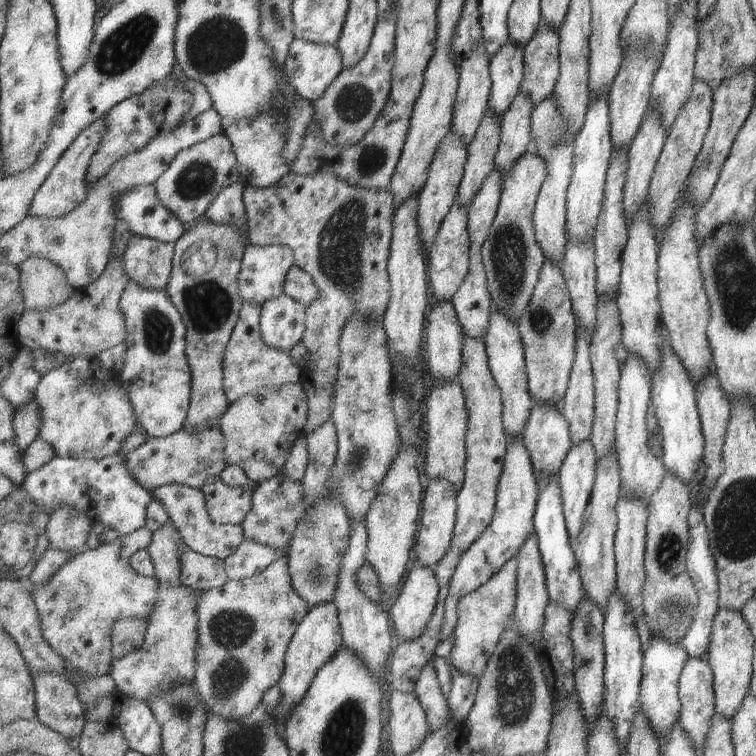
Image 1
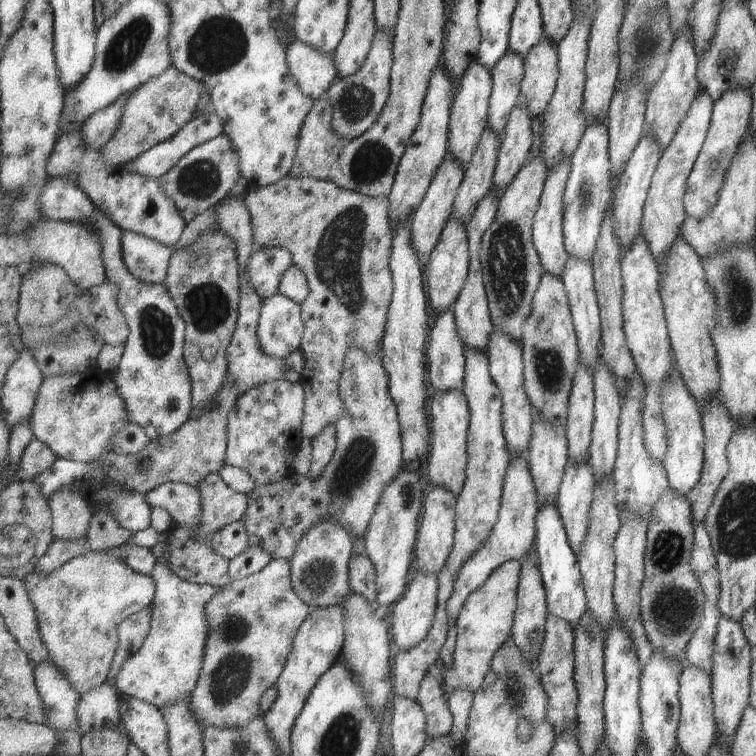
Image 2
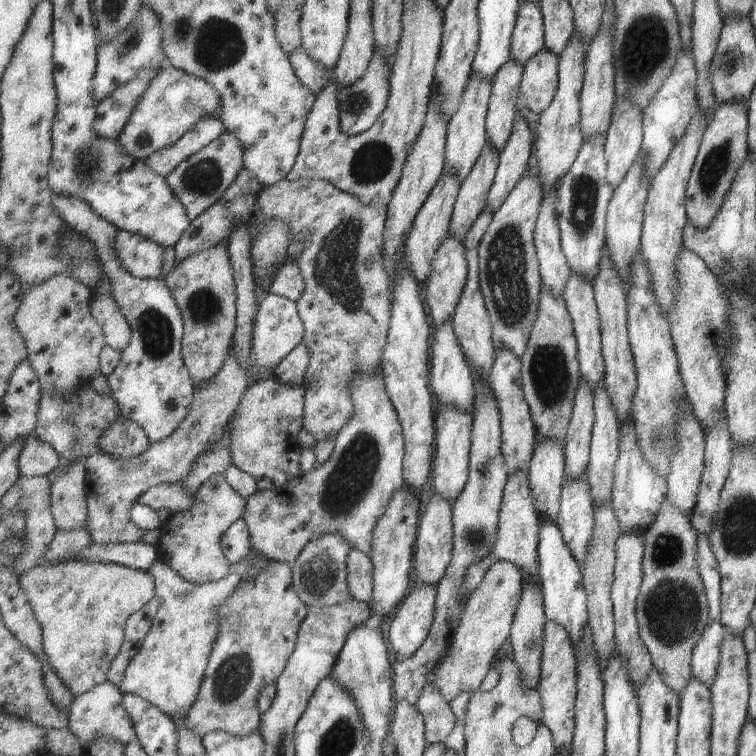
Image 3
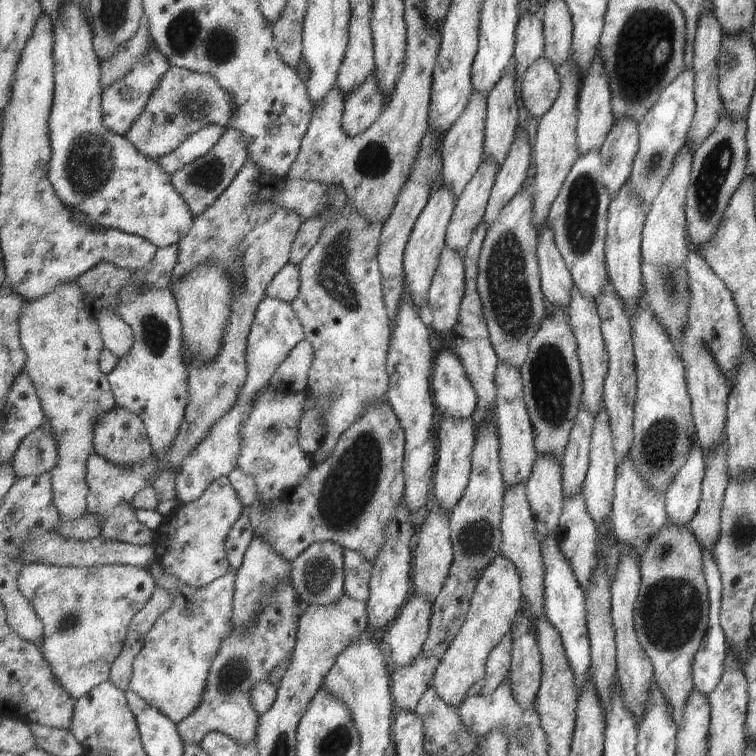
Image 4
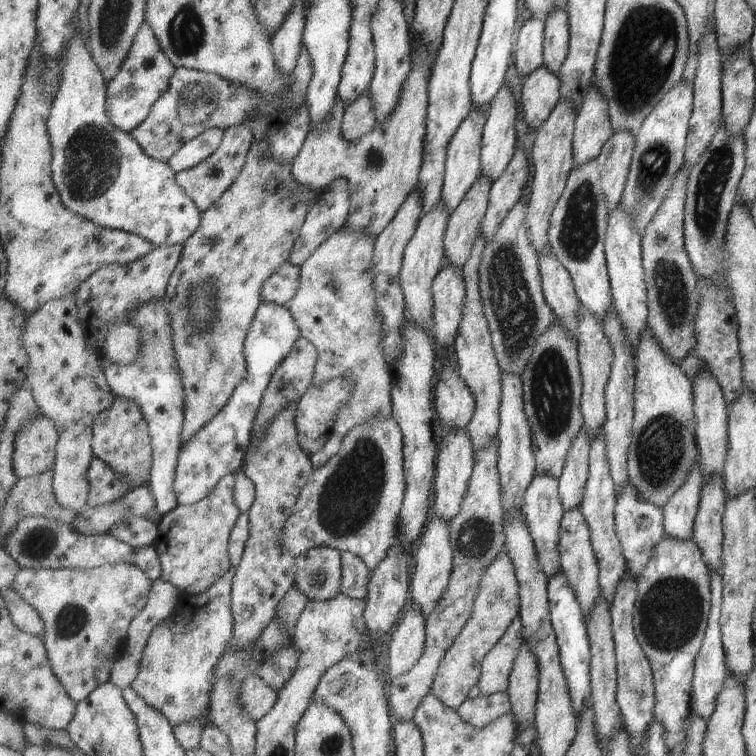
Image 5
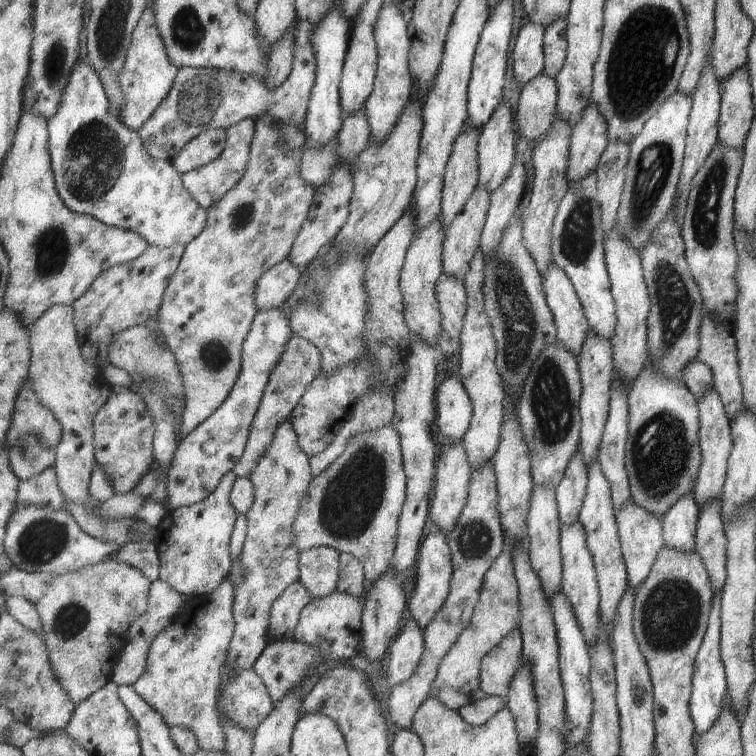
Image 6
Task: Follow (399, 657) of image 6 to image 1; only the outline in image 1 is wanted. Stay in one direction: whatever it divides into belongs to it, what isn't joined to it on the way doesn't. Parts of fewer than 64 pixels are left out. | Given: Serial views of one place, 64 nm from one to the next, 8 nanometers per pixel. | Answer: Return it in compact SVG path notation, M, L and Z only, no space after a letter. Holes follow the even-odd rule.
M414 562L389 613L402 642L417 640L429 626L438 606L440 586L435 571Z

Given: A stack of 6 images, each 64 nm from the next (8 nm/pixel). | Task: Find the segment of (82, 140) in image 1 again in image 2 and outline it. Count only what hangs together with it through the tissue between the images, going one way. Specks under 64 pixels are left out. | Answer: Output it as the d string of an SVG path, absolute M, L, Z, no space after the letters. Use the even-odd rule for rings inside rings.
M134 92L123 94L121 98L117 98L111 106L99 110L97 114L93 114L86 124L83 126L83 142L87 148L95 148L95 150L103 149L103 146L115 136L125 106L129 102L129 98L133 96ZM47 178L47 184L45 184L45 188L41 192L41 200L39 200L39 210L47 219L85 222L85 224L91 222L91 230L99 232L99 240L103 244L106 278L109 278L113 284L117 284L121 288L119 290L119 305L126 316L130 330L130 338L124 345L125 353L122 356L119 369L113 374L113 380L119 386L119 394L127 404L131 420L146 431L151 441L174 434L191 419L193 388L191 374L184 358L186 323L183 321L171 294L169 294L169 290L164 284L141 282L129 273L122 258L122 229L114 224L108 215L101 214L101 210L95 207L93 200L89 198L89 194L85 190L81 190L81 186L75 180L71 180L71 178Z

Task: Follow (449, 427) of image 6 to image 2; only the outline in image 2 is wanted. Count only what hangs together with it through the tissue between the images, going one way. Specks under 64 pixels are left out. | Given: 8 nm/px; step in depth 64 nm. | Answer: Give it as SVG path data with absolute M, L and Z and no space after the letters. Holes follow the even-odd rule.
M449 306L447 312L439 312L435 319L435 326L431 330L431 340L427 346L429 366L429 378L434 392L449 392L449 390L461 390L465 388L465 374L467 374L467 362L465 354L465 342L459 336L454 306Z

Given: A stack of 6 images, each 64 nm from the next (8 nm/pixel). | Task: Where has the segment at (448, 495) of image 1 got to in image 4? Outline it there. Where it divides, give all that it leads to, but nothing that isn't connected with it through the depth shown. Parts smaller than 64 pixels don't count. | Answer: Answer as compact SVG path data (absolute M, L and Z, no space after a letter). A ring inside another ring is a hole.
M440 505L428 513L427 520L418 530L415 546L415 592L425 597L433 605L450 578L450 568L454 565L454 543L450 514Z

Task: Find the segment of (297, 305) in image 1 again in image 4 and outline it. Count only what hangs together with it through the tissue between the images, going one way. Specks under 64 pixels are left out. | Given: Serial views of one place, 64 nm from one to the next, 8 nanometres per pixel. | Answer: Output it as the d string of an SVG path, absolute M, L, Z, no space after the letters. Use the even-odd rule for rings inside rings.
M264 298L255 313L254 325L248 337L246 361L248 377L239 391L235 406L227 411L207 433L207 436L187 455L176 476L176 491L181 504L198 501L218 478L228 477L239 468L242 456L242 434L254 412L256 401L278 372L291 351L306 338L304 326L291 303Z

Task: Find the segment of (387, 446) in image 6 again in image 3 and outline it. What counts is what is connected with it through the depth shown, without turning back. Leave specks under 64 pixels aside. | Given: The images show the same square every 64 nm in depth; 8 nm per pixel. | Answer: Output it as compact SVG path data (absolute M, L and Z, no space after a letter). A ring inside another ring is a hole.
M380 370L375 375L362 373L352 383L355 414L335 438L336 445L330 459L310 473L305 473L285 486L260 490L246 499L243 518L250 528L252 546L273 561L293 564L314 537L341 535L353 549L370 555L374 549L374 531L386 514L391 499L405 484L404 461L406 440L398 411L389 398L386 380Z

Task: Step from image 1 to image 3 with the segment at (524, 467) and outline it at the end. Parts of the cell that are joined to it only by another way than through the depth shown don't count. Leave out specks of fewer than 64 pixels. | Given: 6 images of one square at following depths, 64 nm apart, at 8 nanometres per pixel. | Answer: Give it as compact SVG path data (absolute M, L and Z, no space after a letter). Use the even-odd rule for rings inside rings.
M515 473L509 478L506 484L504 499L502 502L502 512L498 524L498 541L496 542L494 552L486 557L484 561L477 565L471 565L468 569L466 578L466 592L463 595L469 595L472 590L483 582L490 566L497 560L509 560L519 569L522 569L523 581L532 579L535 583L541 582L539 566L539 539L542 528L542 519L538 510L535 508L534 494L530 487L530 478L527 473Z

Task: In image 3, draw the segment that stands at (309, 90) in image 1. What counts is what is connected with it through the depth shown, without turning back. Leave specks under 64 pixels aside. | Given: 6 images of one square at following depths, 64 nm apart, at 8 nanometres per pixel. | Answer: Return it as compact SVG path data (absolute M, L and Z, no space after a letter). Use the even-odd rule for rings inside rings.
M302 46L289 55L289 60L302 83L314 94L329 84L329 78L333 78L333 75L320 67Z

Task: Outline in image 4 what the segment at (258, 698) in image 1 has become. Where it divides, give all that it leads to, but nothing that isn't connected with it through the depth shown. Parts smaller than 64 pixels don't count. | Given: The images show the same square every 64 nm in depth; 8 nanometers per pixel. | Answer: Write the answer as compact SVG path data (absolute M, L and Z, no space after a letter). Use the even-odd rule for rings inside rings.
M291 583L282 585L247 633L238 633L234 628L234 632L221 643L199 706L178 723L178 731L184 741L201 745L204 736L211 731L223 731L242 745L250 745L256 740L261 717L252 705L250 690L255 683L268 681L270 672L291 655L297 646L298 626L305 612L299 600Z

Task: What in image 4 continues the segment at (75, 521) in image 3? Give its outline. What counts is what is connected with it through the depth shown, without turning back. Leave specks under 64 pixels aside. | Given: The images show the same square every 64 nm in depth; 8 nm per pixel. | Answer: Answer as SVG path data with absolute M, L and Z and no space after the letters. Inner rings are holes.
M64 283L38 301L25 302L20 316L20 341L28 356L26 373L35 385L50 426L54 427L60 439L59 460L52 470L54 503L66 522L72 521L81 518L88 511L90 486L87 484L86 474L88 462L94 454L94 424L103 414L117 406L107 380L108 374L100 366L102 350L105 349L102 328L85 304L84 292L79 284Z

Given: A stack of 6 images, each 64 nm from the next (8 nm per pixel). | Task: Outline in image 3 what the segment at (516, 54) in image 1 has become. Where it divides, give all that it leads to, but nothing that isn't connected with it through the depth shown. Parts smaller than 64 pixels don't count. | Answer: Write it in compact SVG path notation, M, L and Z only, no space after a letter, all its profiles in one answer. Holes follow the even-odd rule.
M512 58L502 66L502 69L494 76L492 82L492 95L488 106L486 131L488 142L499 154L507 148L507 143L514 134L514 122L518 118L517 98L519 98L519 91L521 91L520 84L523 80L523 75L524 68Z

